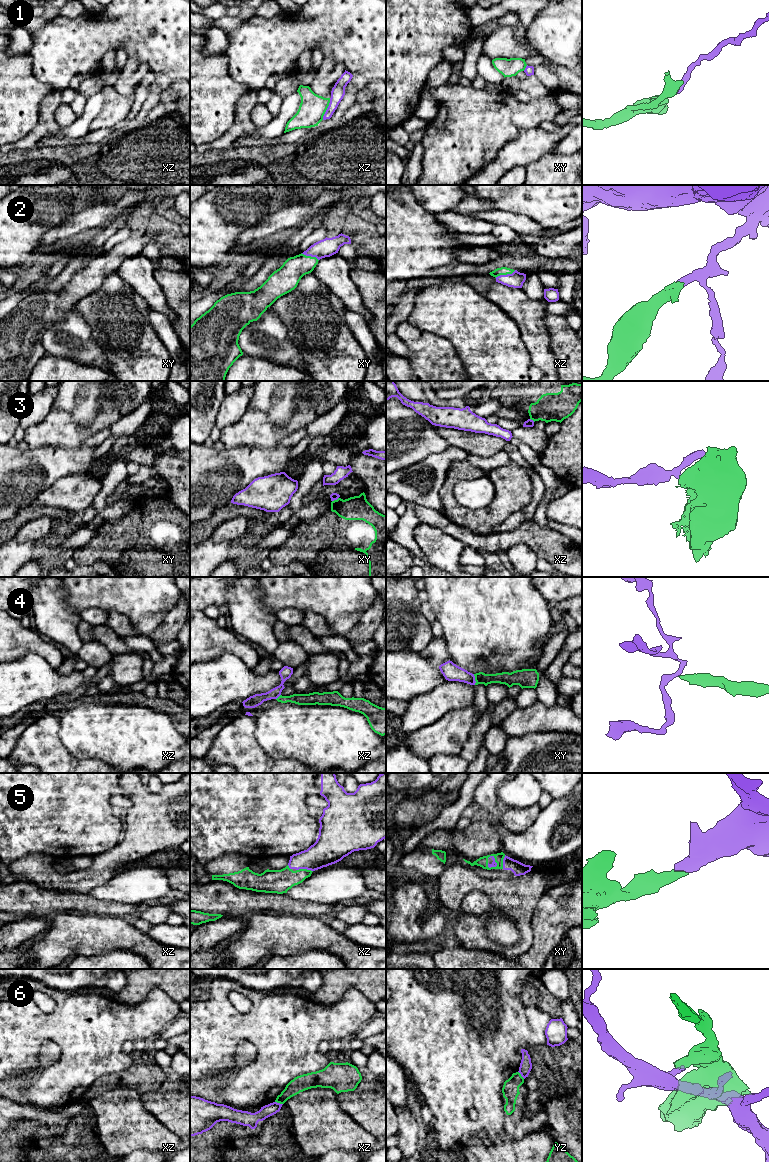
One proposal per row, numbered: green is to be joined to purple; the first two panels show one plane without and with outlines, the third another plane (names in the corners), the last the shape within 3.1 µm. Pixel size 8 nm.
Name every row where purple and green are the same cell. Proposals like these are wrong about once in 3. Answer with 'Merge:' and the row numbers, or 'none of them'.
Merge: 2, 5

